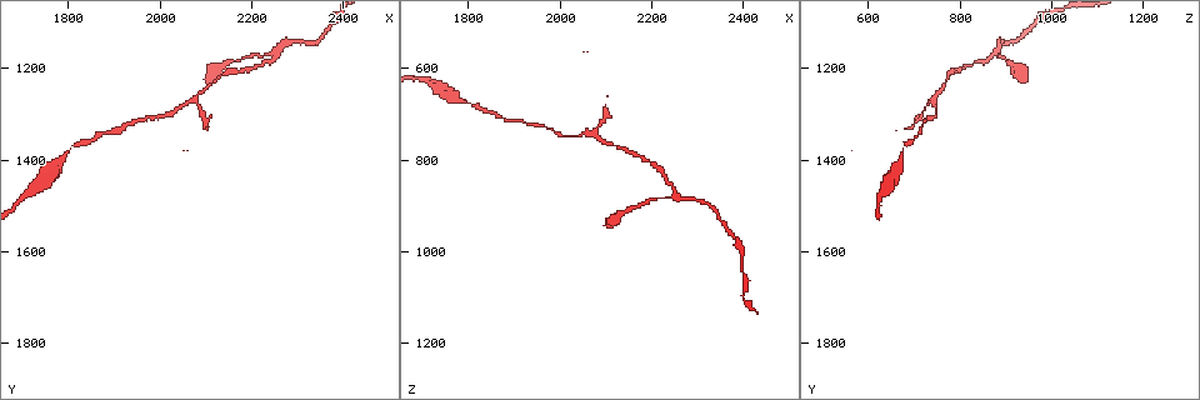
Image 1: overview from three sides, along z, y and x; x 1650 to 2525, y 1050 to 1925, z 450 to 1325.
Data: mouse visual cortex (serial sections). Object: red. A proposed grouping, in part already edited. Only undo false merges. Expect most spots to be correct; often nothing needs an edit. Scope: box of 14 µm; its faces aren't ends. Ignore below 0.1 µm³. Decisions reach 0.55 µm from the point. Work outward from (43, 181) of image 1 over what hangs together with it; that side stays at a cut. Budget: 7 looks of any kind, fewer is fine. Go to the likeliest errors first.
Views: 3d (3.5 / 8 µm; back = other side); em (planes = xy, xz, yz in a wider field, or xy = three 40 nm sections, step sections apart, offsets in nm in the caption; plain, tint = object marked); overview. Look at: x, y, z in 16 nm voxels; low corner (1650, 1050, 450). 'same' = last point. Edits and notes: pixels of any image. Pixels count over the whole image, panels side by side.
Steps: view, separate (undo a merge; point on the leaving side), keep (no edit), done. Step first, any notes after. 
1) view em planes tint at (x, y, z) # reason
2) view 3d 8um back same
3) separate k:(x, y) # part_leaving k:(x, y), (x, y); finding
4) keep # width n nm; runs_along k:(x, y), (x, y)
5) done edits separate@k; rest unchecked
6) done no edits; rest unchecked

view 3d 3.5um at (1900, 1340, 715) # narrows sharply

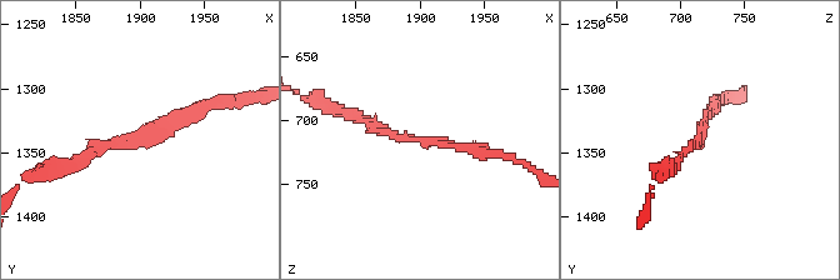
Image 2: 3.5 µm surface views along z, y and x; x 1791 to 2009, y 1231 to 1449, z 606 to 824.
view em planes tint at (1898, 1338, 714) # arm_widths 100, 150 nm; need the tissue

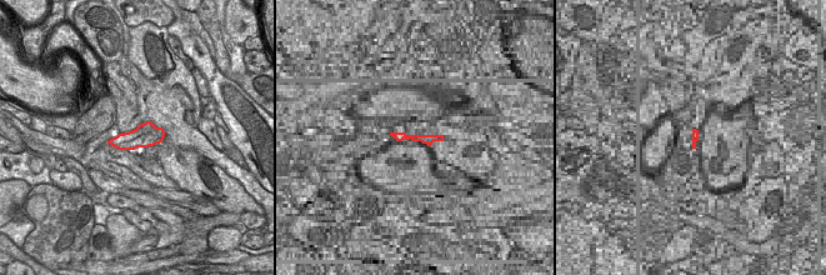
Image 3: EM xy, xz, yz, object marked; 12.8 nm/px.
keep # runs_along 2:(68, 165), (205, 104); one cell here

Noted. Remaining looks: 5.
view 3d 3.5um at (2250, 1165, 875) # branch point

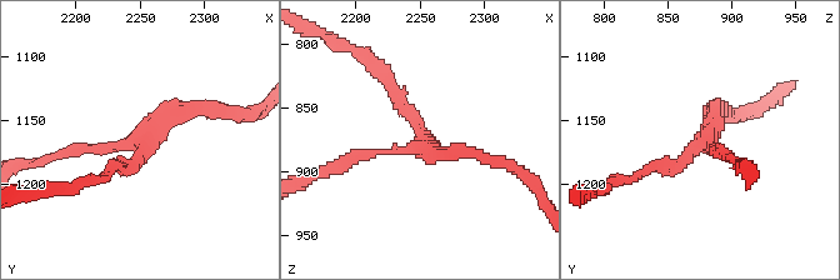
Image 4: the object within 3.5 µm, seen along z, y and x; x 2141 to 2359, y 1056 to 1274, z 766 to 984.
view em planes tint at (2252, 1166, 880) # arms 3; arm_widths 100, 150, 200 nm; now the EM

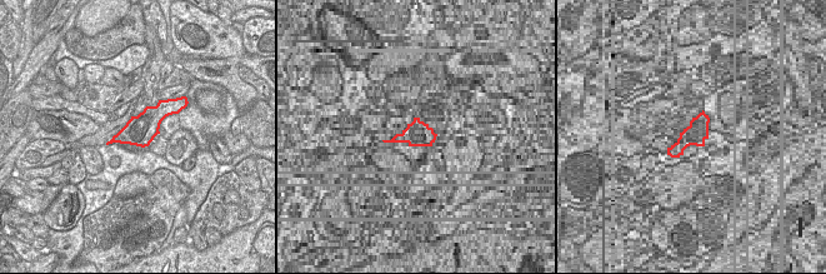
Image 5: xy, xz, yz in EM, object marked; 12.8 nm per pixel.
keep # width 400 nm; runs_along 4:(390, 84), (433, 154), (490, 160); all the same cell

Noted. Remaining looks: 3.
view 3d 3.5um at (2135, 1195, 920) # thick turns thin

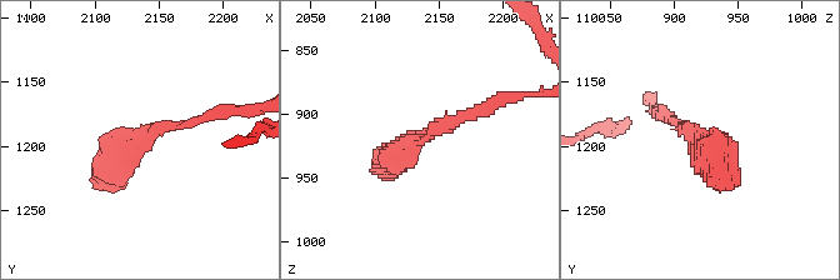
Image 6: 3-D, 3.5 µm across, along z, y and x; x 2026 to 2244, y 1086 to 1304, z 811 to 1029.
view em xy step 5 tint at (2138, 1194, 918)

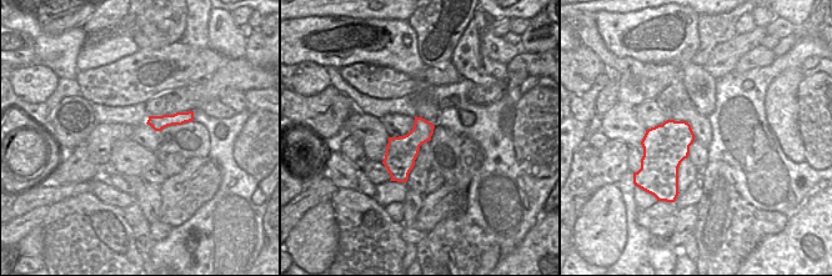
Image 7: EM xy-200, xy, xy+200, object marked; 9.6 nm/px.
keep # runs_along 6:(211, 114), (124, 144), (96, 186); all the same cell

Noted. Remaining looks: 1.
done no edits; rest unchecked

